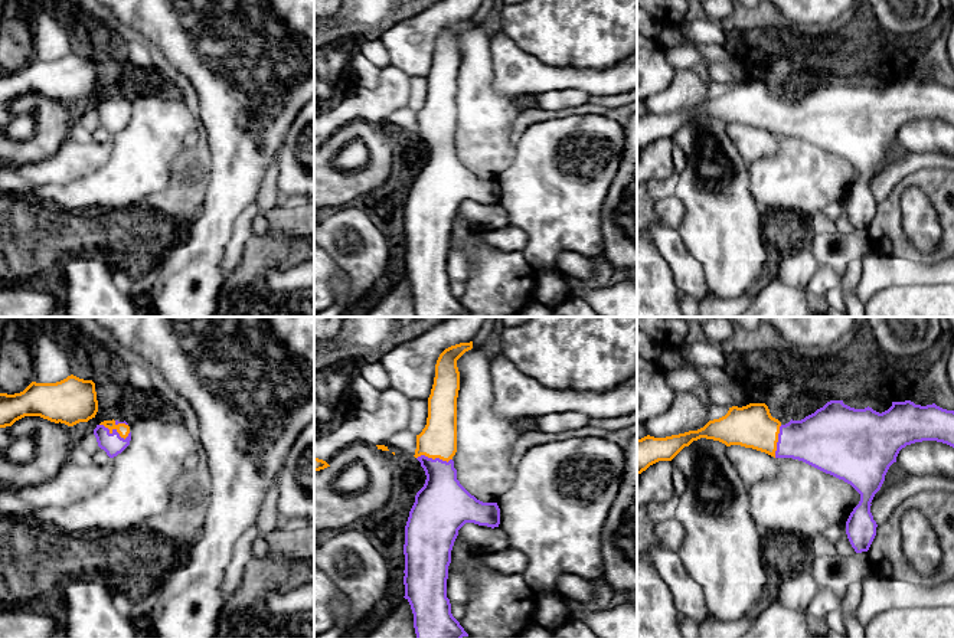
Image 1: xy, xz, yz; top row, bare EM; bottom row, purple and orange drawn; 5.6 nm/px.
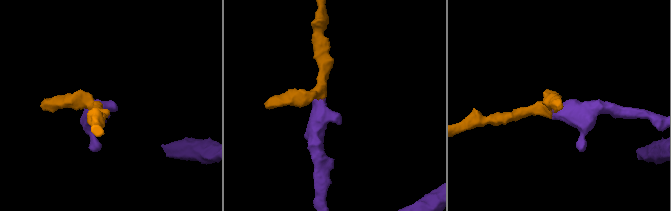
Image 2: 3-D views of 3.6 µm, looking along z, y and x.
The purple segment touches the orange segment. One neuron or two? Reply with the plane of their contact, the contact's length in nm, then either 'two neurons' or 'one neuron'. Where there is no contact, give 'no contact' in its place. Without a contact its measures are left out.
contact in xy; length 180 nm; one neuron

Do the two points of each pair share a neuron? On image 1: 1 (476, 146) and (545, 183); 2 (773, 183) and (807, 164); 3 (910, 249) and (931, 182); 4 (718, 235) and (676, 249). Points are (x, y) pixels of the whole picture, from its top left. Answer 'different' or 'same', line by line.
1: different
2: same
3: same
4: different

